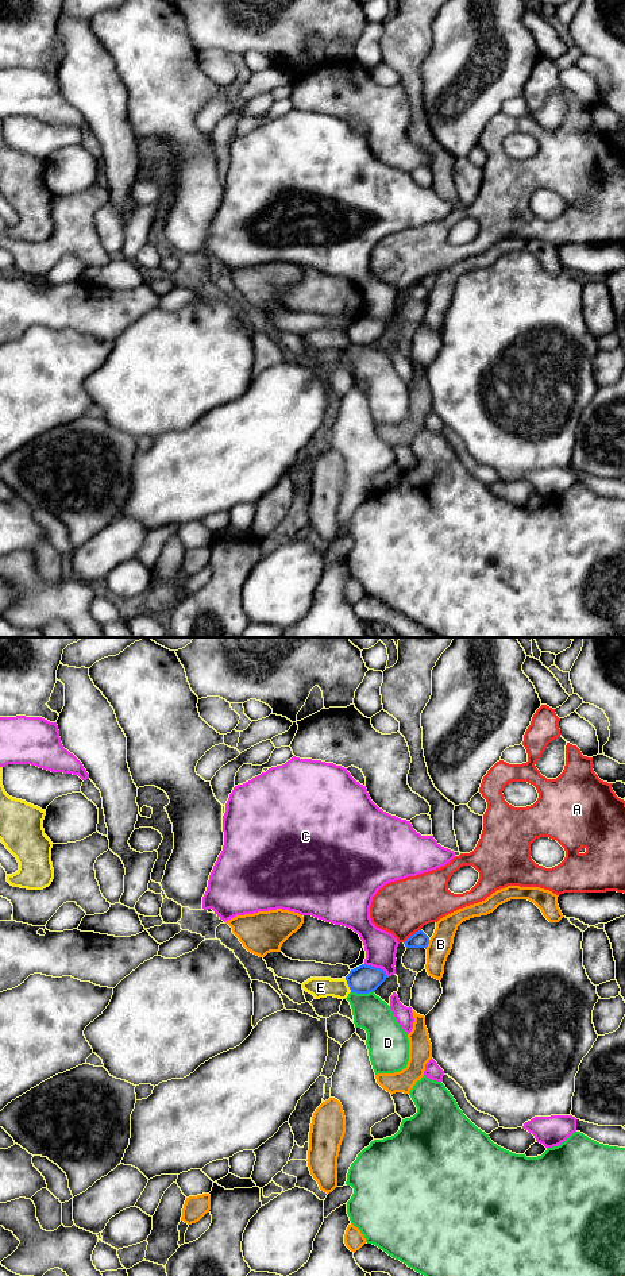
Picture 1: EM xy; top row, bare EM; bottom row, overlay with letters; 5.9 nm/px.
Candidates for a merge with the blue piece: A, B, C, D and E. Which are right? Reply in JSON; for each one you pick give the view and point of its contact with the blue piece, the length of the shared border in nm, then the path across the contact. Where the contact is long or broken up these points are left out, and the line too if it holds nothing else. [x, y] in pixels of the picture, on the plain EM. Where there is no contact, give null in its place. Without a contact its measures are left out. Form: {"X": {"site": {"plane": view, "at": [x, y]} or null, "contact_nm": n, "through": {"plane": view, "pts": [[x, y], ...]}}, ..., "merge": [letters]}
{"merge": []}

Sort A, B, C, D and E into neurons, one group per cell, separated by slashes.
A / B / C / D / E

